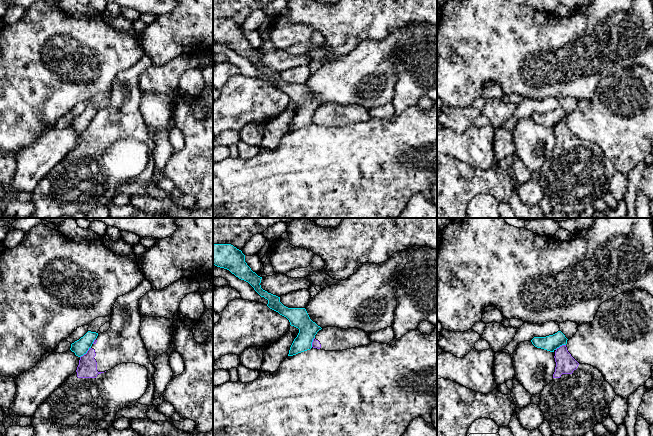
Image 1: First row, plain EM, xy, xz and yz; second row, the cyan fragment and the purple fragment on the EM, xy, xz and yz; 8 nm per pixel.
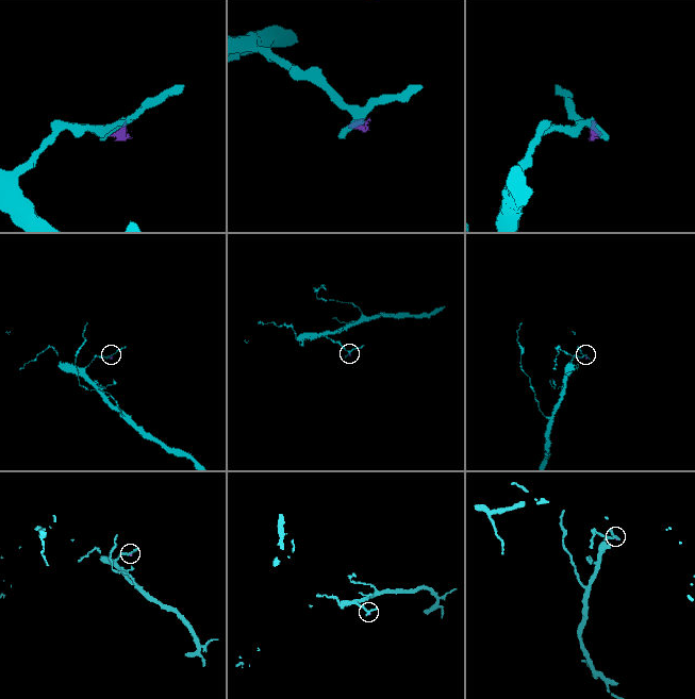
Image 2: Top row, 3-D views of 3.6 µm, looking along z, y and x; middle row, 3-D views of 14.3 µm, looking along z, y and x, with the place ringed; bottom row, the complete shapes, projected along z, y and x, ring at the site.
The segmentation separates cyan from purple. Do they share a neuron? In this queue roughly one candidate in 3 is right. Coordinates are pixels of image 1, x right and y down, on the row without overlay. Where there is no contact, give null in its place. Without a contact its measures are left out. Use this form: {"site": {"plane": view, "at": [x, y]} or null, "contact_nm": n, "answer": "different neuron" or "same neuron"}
{"site": {"plane": "xy", "at": [85, 129]}, "contact_nm": 120, "answer": "different neuron"}

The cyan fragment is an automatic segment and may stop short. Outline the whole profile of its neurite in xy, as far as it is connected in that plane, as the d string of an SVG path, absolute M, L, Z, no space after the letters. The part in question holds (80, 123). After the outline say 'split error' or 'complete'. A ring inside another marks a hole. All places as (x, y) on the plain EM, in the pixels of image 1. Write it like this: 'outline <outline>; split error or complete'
outline M88 107L83 113L71 120L70 126L78 133L83 132L91 124L97 112L98 109Z; complete

